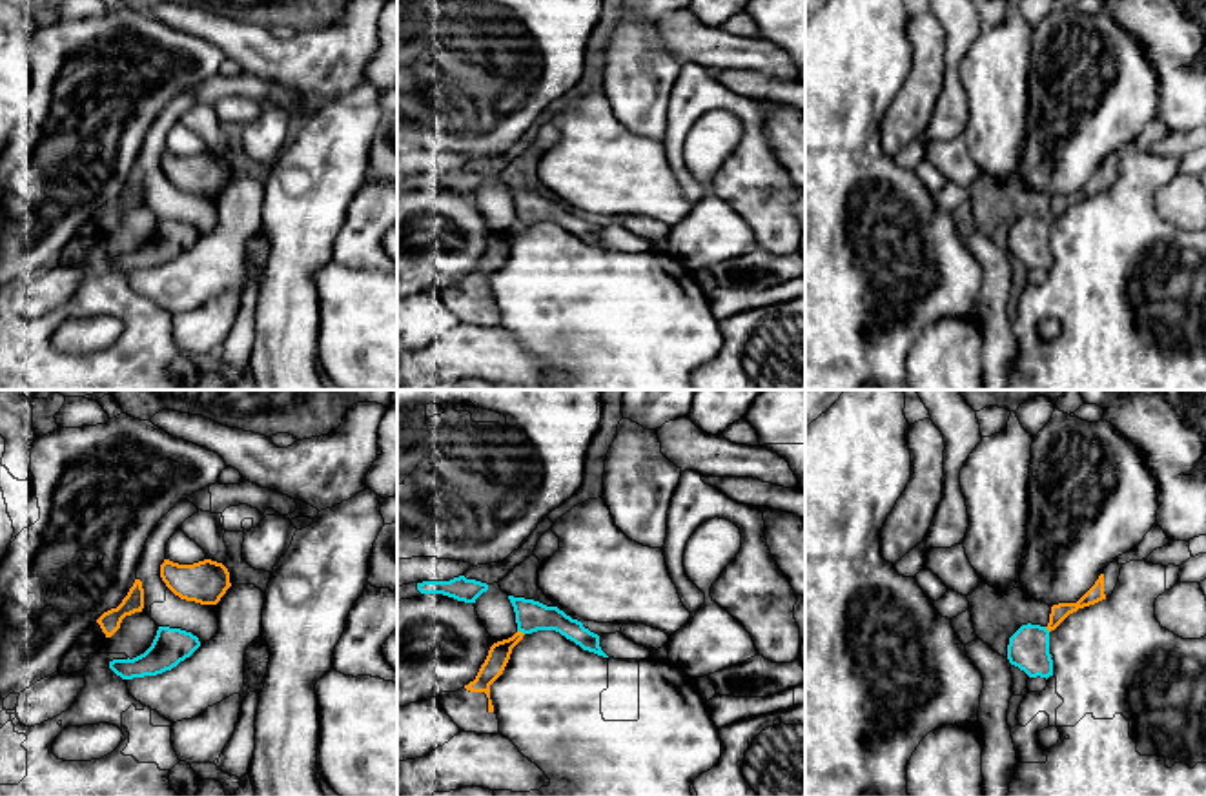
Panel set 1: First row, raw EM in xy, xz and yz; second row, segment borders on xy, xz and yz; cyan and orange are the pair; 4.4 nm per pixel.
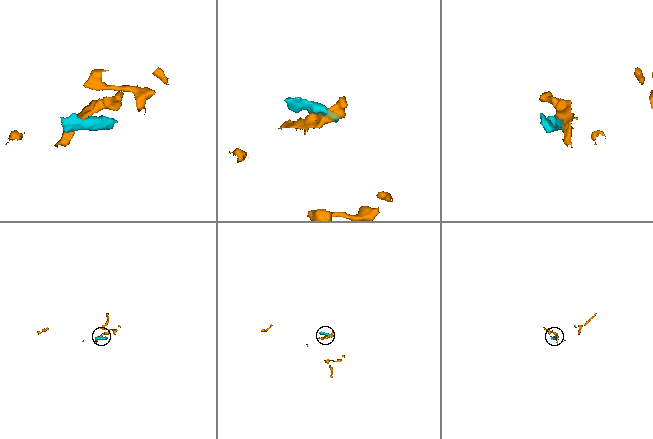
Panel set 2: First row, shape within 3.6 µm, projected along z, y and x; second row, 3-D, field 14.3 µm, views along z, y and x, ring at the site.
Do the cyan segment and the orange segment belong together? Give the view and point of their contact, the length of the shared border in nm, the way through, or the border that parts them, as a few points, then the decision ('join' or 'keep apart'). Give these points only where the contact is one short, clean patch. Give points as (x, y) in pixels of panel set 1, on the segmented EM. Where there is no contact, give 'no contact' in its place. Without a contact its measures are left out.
contact xz (521, 631); length 40 nm; way xz (531, 616), (521, 631), (500, 653); join

